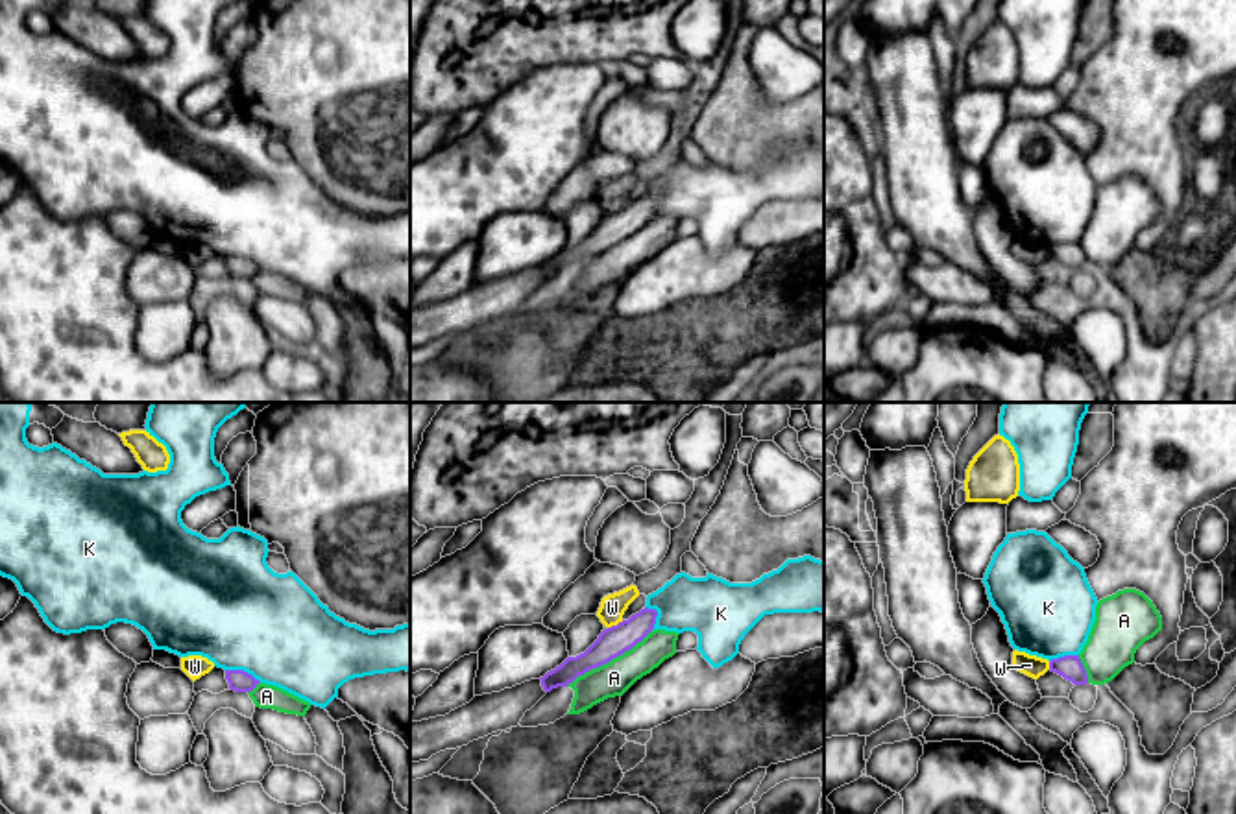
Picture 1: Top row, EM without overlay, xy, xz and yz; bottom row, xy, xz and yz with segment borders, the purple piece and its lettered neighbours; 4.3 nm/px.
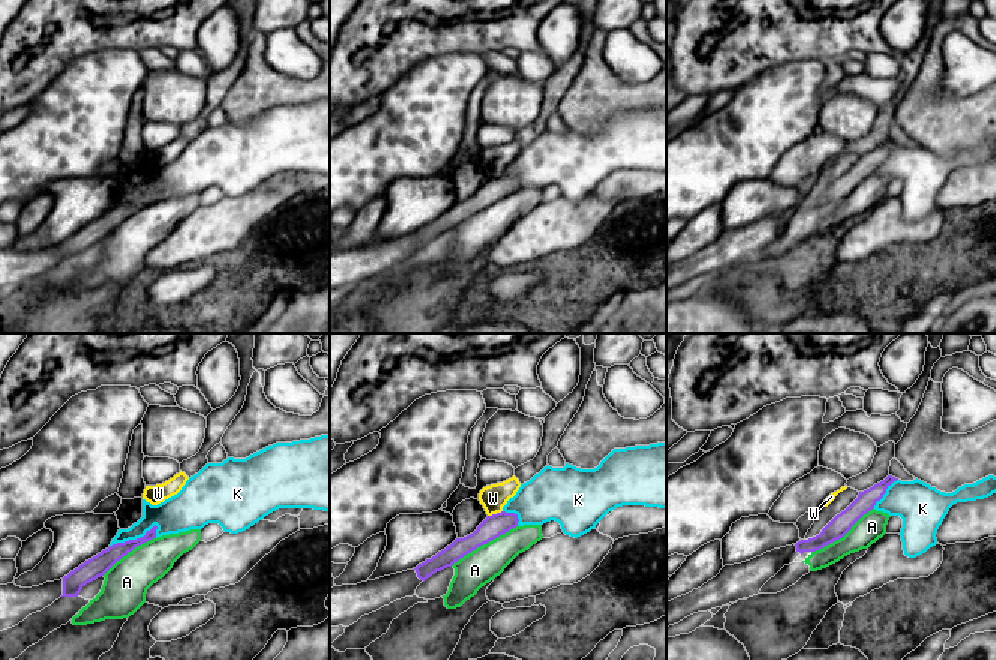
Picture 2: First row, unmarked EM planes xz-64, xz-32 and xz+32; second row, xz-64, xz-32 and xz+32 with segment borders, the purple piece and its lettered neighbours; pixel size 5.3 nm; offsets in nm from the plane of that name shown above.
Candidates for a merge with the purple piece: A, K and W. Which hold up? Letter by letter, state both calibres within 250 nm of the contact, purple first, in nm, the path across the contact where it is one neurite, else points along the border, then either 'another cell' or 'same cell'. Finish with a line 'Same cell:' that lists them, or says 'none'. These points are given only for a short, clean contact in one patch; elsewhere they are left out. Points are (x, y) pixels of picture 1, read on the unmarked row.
A: 130 nm thick on the purple side, 150 nm on the other; another cell
K: 100 nm thick on the purple side, 480 nm on the other; another cell
W: 130 nm thick on the purple side, 110 nm on the other; border along xz (623, 207), (608, 215); another cell
Same cell: none

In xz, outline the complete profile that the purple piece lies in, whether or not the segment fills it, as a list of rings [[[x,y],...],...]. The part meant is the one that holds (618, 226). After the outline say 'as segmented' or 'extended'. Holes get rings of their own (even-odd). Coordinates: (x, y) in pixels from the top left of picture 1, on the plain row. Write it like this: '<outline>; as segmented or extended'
[[[645,194],[628,207],[604,216],[584,240],[567,244],[560,253],[539,264],[543,277],[551,279],[552,275],[567,273],[578,262],[584,262],[586,258],[599,255],[632,236],[654,216],[656,203],[656,196]]]; as segmented

